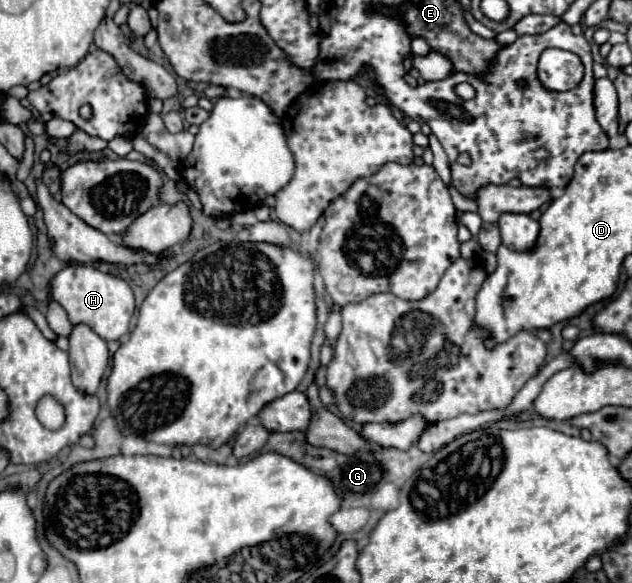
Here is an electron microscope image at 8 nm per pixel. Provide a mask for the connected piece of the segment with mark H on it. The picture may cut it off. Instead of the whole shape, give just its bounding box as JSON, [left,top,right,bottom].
[51,265,135,341]

